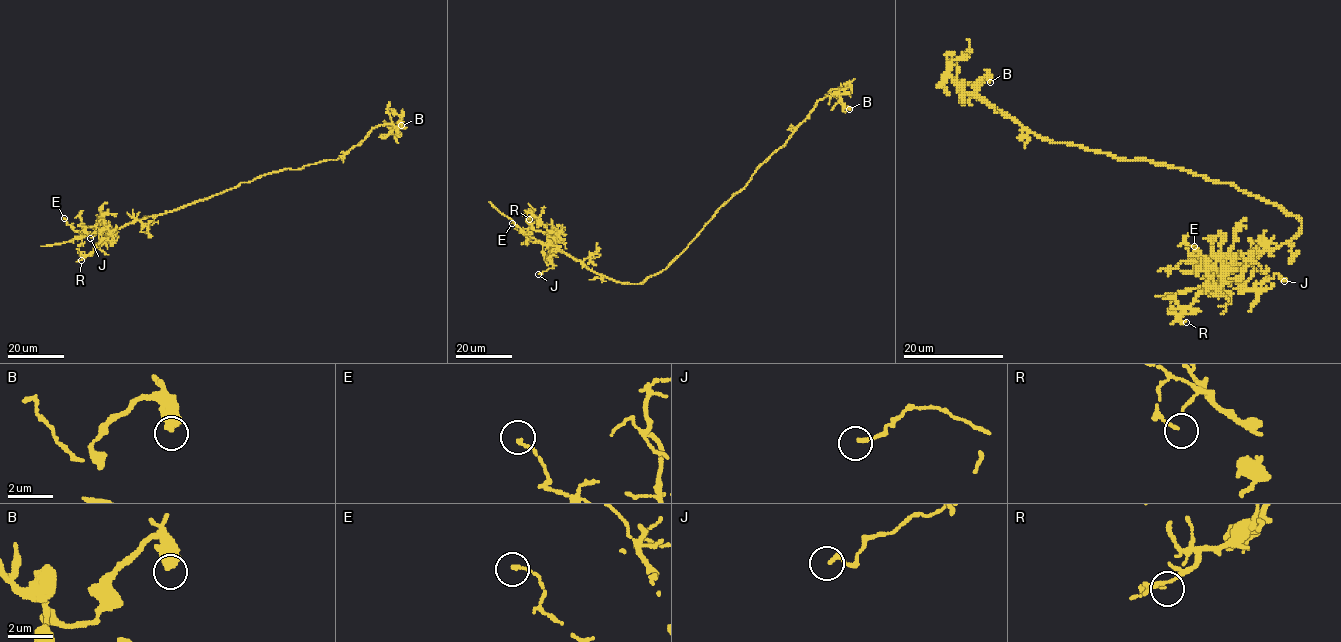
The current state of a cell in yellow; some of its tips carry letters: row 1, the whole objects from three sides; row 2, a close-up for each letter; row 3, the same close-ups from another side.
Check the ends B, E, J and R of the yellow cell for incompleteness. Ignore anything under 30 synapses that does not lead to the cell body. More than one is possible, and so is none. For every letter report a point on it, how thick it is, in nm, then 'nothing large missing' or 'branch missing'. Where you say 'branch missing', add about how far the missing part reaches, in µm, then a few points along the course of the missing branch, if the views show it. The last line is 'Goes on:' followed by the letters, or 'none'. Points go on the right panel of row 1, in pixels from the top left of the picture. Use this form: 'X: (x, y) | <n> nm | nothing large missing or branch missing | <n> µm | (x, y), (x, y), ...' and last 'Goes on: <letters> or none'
B: (990, 82) | 550 nm | nothing large missing
E: (1194, 246) | 120 nm | nothing large missing
J: (1284, 281) | 160 nm | nothing large missing
R: (1186, 322) | 120 nm | nothing large missing
Goes on: none

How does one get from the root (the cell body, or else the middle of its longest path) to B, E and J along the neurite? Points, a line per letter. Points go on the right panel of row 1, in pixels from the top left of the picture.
B: (1220, 183), (1142, 158), (1049, 142), (970, 84), (955, 83), (972, 93), (986, 74), (990, 82)
E: (1220, 183), (1273, 202), (1296, 216), (1301, 230), (1245, 268), (1213, 256), (1206, 263), (1211, 270), (1194, 246)
J: (1220, 183), (1273, 202), (1301, 221), (1293, 239), (1228, 273), (1247, 288), (1274, 274), (1284, 281)

